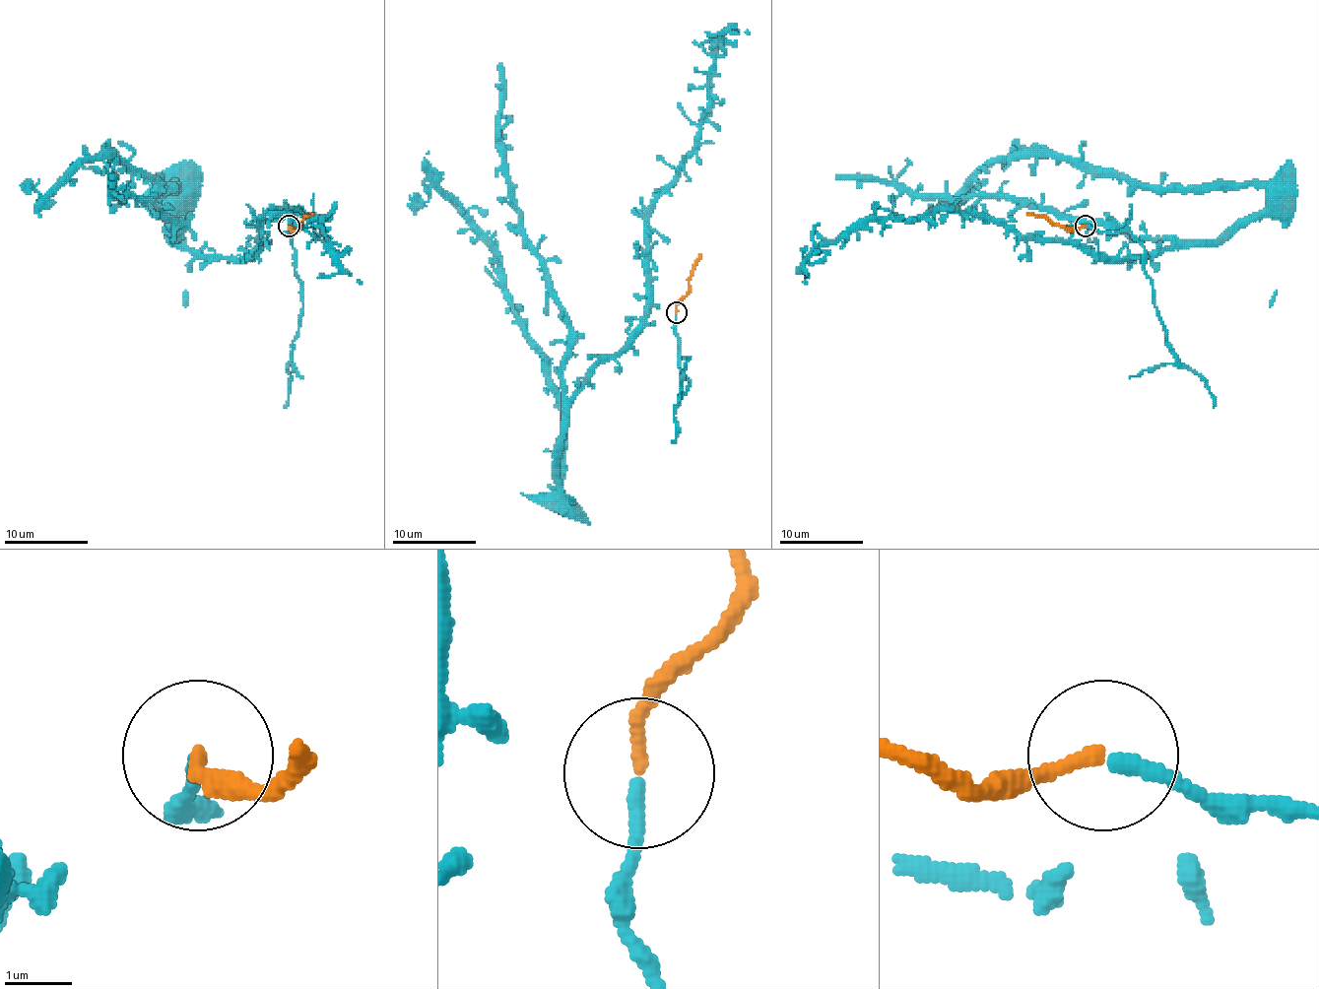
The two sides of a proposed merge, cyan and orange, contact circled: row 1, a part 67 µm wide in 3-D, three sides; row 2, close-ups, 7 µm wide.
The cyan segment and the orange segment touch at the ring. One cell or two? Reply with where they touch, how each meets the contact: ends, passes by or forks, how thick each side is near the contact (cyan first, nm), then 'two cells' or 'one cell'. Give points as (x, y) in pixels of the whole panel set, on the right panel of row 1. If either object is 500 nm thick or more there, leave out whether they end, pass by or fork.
(1085, 226) | cyan ends | orange ends | 220/200 nm | one cell

